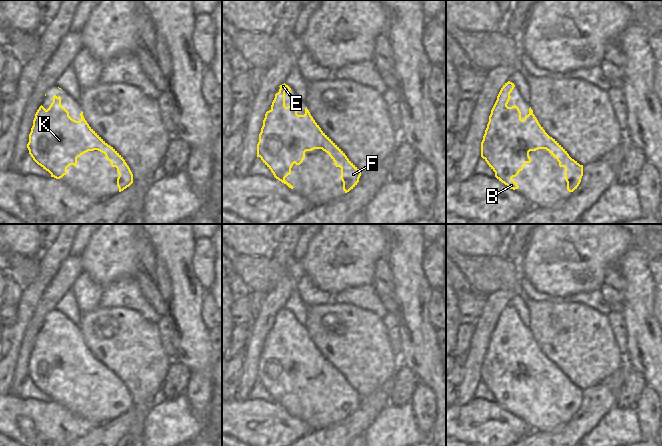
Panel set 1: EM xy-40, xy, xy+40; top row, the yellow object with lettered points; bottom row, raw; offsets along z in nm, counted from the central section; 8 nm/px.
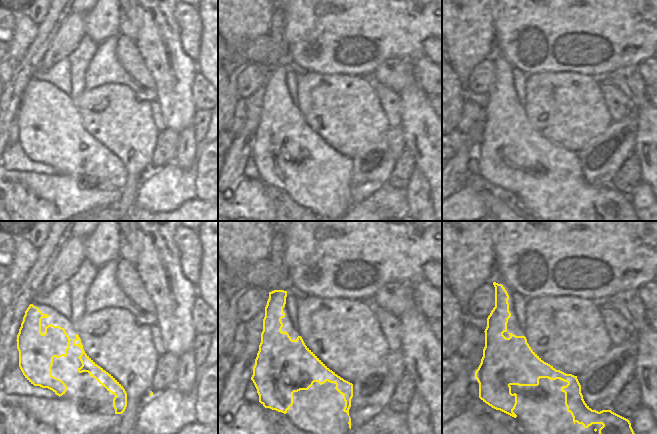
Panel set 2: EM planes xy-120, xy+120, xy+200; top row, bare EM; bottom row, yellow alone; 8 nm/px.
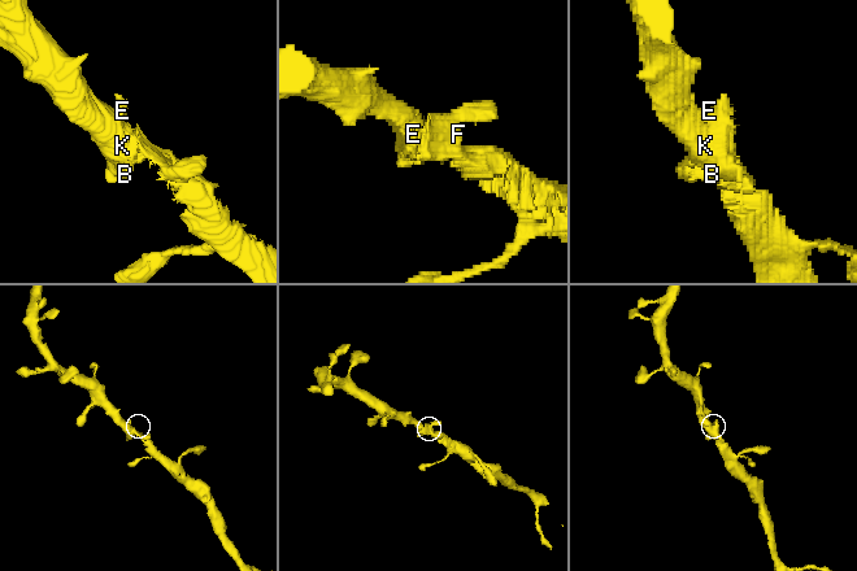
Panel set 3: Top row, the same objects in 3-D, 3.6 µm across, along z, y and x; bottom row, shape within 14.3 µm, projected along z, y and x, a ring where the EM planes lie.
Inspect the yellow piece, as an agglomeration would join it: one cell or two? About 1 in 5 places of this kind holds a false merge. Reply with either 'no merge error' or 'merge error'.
no merge error

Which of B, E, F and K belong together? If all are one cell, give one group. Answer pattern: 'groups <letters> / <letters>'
groups B E F K

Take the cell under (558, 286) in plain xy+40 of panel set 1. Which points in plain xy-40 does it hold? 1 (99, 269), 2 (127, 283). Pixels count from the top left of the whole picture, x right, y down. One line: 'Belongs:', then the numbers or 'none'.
Belongs: 1

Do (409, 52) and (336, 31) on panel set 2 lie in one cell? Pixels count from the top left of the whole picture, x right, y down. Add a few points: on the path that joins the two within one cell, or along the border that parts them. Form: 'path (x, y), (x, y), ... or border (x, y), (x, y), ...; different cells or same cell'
path (391, 34), (388, 31), (354, 31); same cell

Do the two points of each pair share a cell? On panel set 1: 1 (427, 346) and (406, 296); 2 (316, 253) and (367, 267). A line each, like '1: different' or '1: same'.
1: same
2: same

